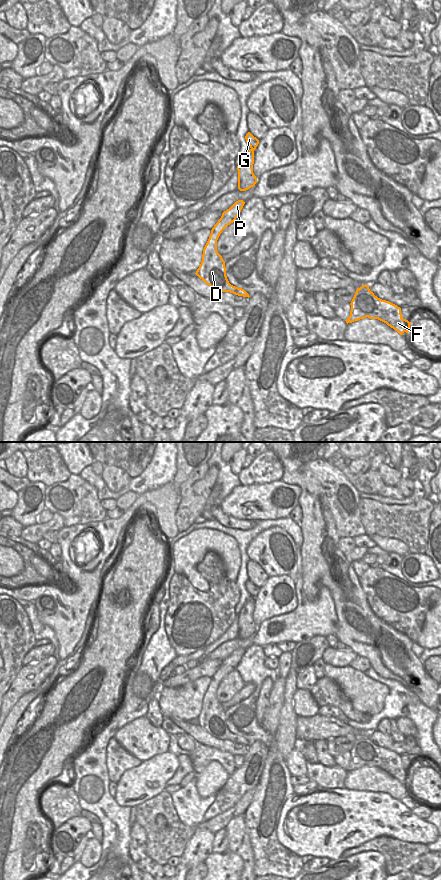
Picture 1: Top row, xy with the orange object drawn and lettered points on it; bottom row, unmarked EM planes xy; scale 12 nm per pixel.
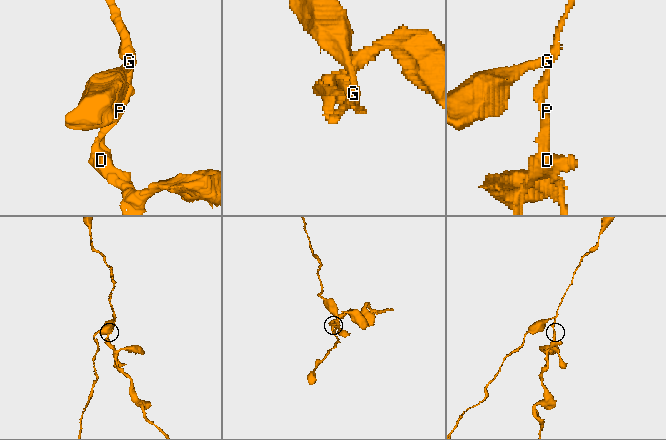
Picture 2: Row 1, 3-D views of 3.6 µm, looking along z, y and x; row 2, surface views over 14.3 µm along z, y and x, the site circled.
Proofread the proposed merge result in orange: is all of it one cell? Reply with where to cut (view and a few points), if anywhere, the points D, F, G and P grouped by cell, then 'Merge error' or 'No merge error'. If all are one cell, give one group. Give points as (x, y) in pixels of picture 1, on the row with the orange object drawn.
Split along xy (248, 152), (253, 154). Groups: D F P / G. Merge error.

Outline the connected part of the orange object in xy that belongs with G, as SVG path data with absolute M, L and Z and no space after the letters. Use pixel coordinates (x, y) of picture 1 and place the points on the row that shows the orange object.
M248 132L245 136L246 142L248 143L248 145L250 146L250 150L248 153L252 153L254 154L254 150L256 149L256 147L259 144L259 140L254 137L250 132Z

